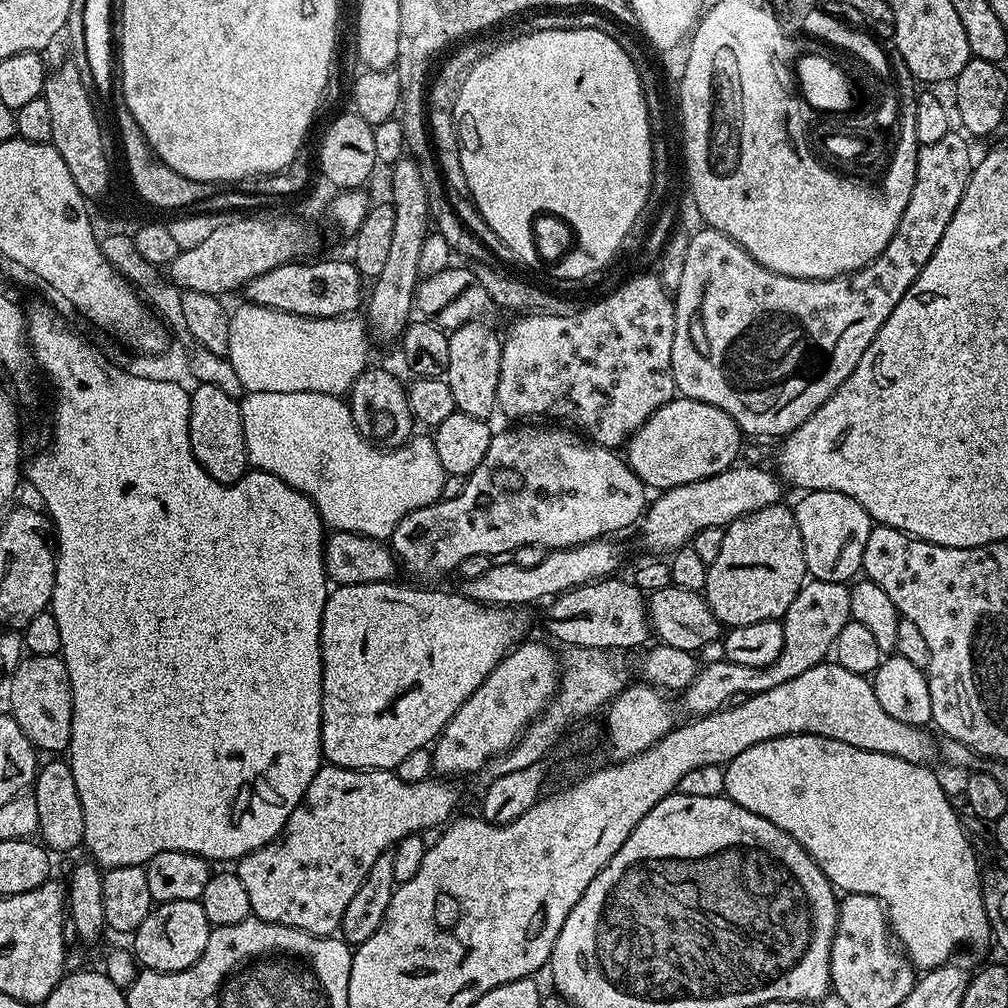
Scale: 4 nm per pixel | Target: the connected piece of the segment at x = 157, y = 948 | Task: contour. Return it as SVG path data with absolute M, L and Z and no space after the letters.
M168 900L165 904L156 904L142 926L136 928L130 948L147 971L181 972L198 962L212 930L199 900Z

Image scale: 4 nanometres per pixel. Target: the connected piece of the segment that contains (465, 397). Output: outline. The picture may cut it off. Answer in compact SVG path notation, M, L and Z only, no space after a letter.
M472 320L461 328L448 332L450 342L450 366L446 379L450 394L454 394L456 411L470 414L470 418L491 421L492 412L497 411L496 395L498 394L498 370L502 362L501 337L495 336L480 320Z

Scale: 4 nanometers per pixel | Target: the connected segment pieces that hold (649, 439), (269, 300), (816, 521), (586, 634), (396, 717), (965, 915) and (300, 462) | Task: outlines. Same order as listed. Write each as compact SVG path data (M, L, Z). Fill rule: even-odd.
M673 398L666 402L666 406L654 410L648 421L628 439L626 459L634 474L638 474L645 486L649 489L663 490L679 484L698 482L702 478L710 478L733 467L741 459L740 439L740 428L734 422L734 418L726 414L726 410L718 410L718 406L710 406L706 402Z
M312 258L307 262L289 262L282 266L274 266L274 270L266 270L266 274L258 274L258 278L244 285L243 299L249 304L306 318L338 318L353 315L359 304L361 307L362 297L366 292L366 284L359 270L348 258L316 259Z
M834 490L804 492L801 497L801 500L794 504L794 511L798 534L802 534L807 575L822 582L848 584L864 567L866 538L870 538L874 521L858 502L854 502L854 498L838 494Z
M605 578L590 584L579 584L577 588L571 588L568 592L560 593L547 605L549 608L544 612L545 630L554 639L561 640L564 646L573 648L612 650L608 648L636 648L639 644L644 643L647 645L650 640L650 625L645 593L641 592L635 583L628 581L627 584L624 580L616 579L620 578Z
M397 582L383 584L341 584L328 593L328 601L322 614L320 653L322 654L322 730L320 751L323 759L339 768L362 768L365 770L395 770L402 758L414 754L414 750L428 748L450 722L450 718L482 686L482 682L498 666L498 662L513 647L525 639L528 620L519 607L493 608L479 604L456 592L423 592L420 588L403 588Z
M783 736L766 742L758 742L758 746L750 746L750 750L742 750L738 758L734 758L724 768L724 792L728 799L738 806L774 822L778 830L786 830L794 842L798 842L814 858L814 862L826 874L832 887L841 893L857 892L867 896L876 896L884 905L888 913L889 929L898 941L899 947L905 956L912 962L913 968L927 970L940 968L949 963L952 956L963 944L969 944L972 948L980 948L984 943L993 939L992 927L986 914L984 905L984 890L982 887L982 868L976 865L976 852L960 825L960 816L952 809L944 788L940 785L938 777L932 773L931 767L906 762L902 758L894 758L890 754L874 754L870 750L858 750L858 746L846 746L846 742L834 742L834 738L822 738L821 736Z
M250 392L243 398L245 400L241 399L239 405L242 414L242 426L244 427L244 445L248 451L249 465L262 472L272 472L278 478L282 478L282 482L294 486L294 490L306 494L306 498L310 498L310 502L314 502L318 514L324 519L324 523L329 529L337 532L353 532L359 536L368 536L372 540L387 541L391 537L392 531L398 526L398 522L402 522L402 518L406 518L414 510L435 504L437 500L441 499L446 473L442 470L442 462L438 462L436 442L431 435L419 436L419 434L416 434L401 448L386 449L373 444L368 439L360 425L354 422L351 407L339 396L314 394L313 392Z

